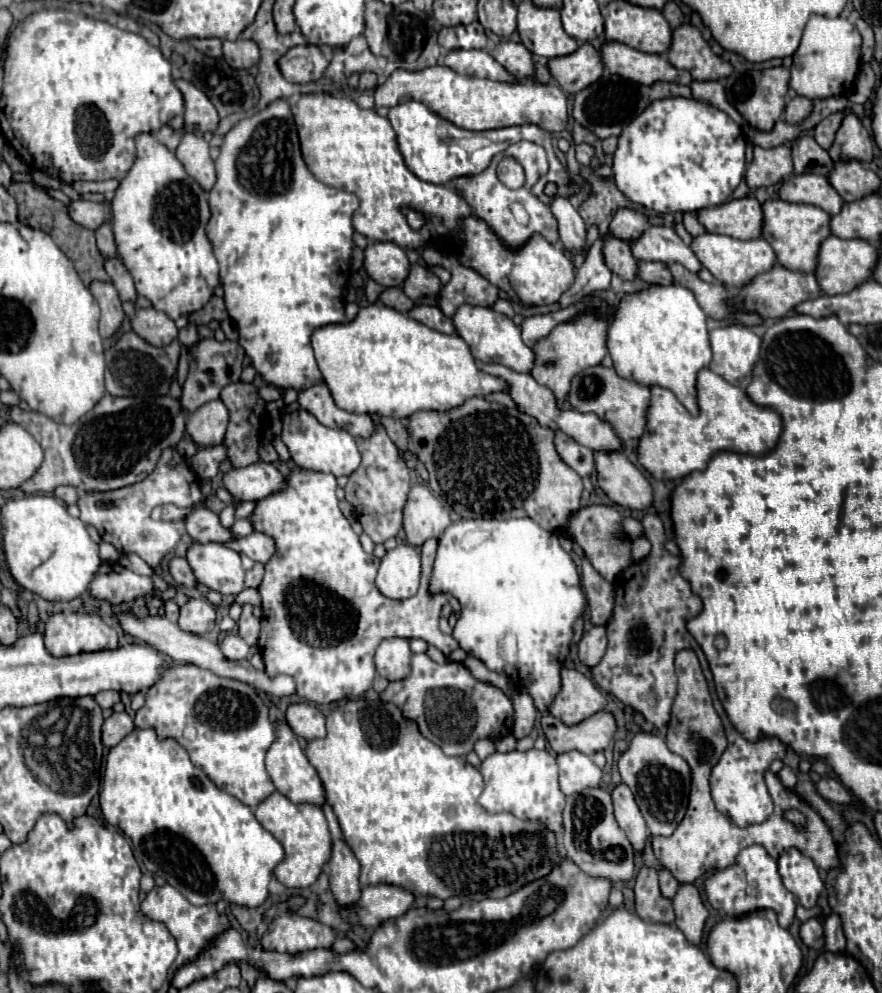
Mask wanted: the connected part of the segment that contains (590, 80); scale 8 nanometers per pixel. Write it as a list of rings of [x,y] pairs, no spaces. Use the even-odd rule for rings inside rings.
[[[582,44],[574,54],[552,58],[548,68],[558,86],[570,94],[576,94],[586,86],[598,82],[604,74],[600,52],[592,44]]]

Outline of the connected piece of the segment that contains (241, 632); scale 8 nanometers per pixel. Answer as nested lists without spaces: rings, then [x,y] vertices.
[[[244,604],[242,616],[238,620],[238,636],[242,636],[247,644],[256,645],[260,636],[260,620],[252,616],[252,606]]]

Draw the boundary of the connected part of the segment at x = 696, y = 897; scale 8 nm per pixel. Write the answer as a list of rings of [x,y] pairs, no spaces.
[[[680,884],[674,896],[674,912],[676,912],[676,928],[684,932],[690,944],[700,944],[704,922],[708,918],[708,908],[704,906],[700,892],[694,884]]]

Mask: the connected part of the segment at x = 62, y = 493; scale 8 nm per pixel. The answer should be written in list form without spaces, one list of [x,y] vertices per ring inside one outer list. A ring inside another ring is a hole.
[[[60,486],[60,488],[56,488],[54,496],[60,498],[64,504],[70,506],[70,504],[76,504],[76,500],[78,500],[78,490],[72,488],[72,486]]]

